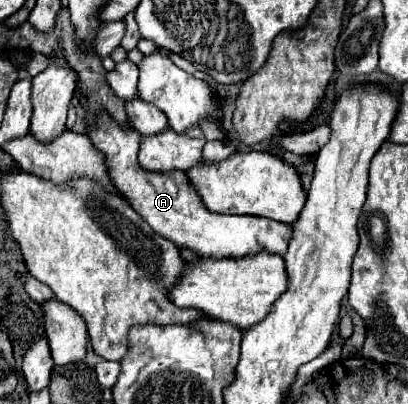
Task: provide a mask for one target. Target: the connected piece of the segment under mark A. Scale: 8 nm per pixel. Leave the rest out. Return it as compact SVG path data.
M101 115L97 127L89 131L93 145L105 153L109 173L115 187L127 197L131 207L153 227L155 233L173 241L179 249L191 249L201 257L227 259L227 257L247 257L259 251L273 255L285 255L291 239L291 225L279 221L255 217L255 215L219 215L211 213L201 197L189 183L185 171L151 173L141 169L137 163L141 135L131 131L121 131L113 119Z

